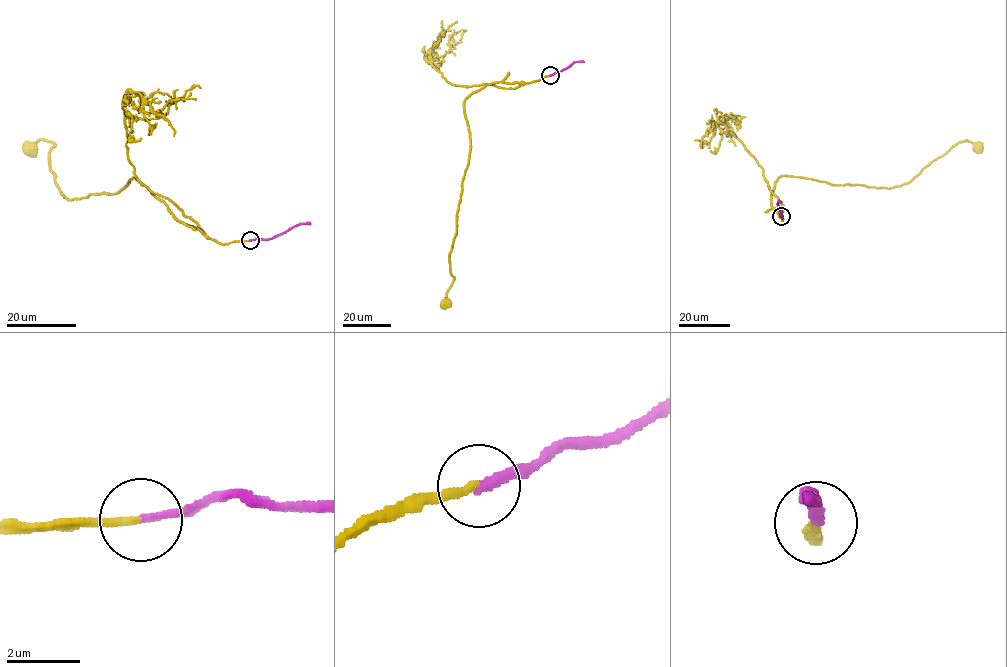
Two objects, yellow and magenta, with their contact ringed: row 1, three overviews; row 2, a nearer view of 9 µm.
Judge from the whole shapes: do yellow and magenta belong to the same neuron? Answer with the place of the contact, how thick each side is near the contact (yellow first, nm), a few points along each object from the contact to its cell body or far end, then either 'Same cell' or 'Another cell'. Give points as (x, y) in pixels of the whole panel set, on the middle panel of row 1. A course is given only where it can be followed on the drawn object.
Place: (550, 75). Thickness 220 nm (yellow) against 240 nm. Course of yellow: (550, 75), (529, 82), (493, 82), (474, 92), (464, 102), (470, 149), (449, 258), (453, 278), (446, 304). Course of magenta: (550, 75), (575, 62), (583, 62). Same cell

